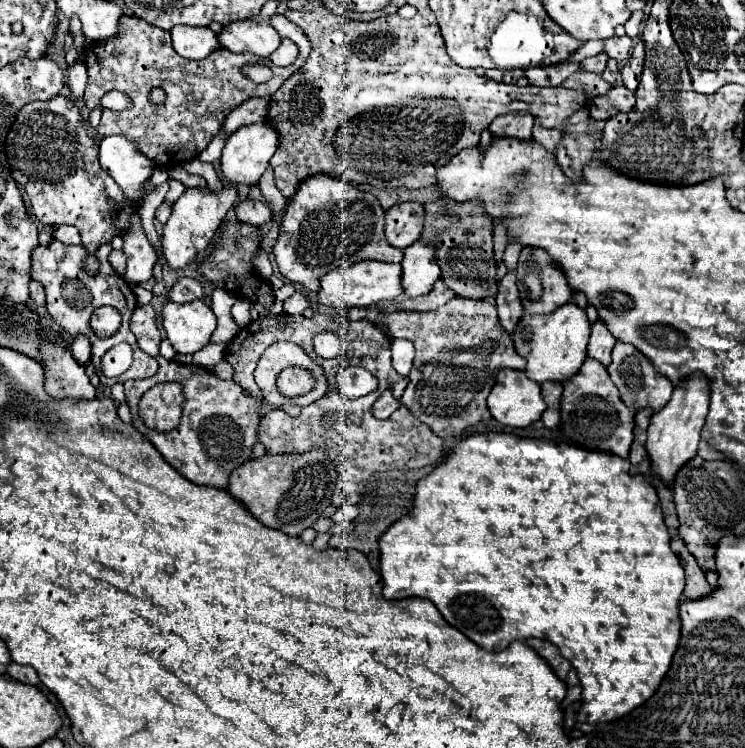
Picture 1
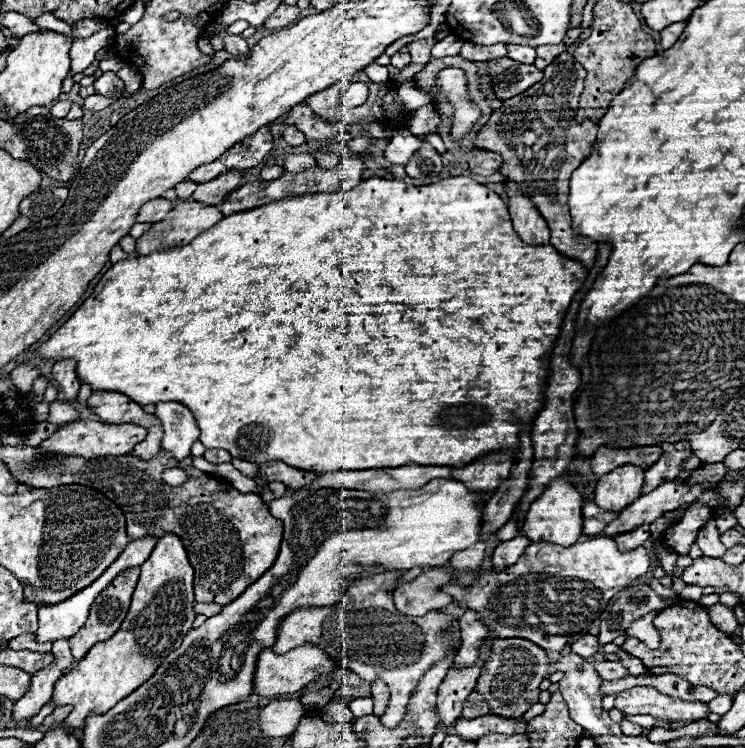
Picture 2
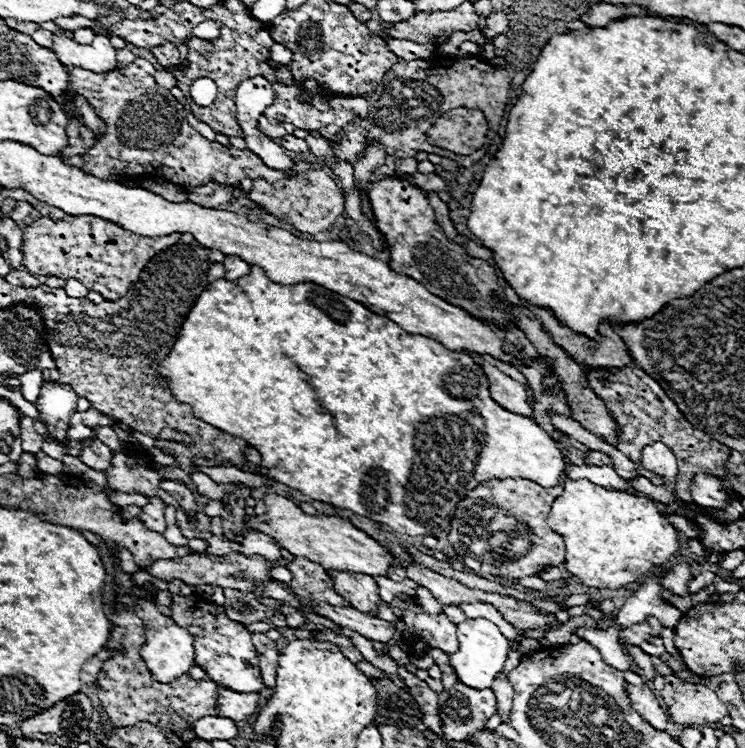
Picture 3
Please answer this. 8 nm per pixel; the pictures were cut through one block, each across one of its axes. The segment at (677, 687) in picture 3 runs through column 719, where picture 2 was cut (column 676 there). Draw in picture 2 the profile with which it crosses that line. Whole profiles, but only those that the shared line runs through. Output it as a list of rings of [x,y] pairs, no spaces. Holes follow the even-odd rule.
[[[634,686],[626,692],[618,692],[616,708],[624,714],[648,714],[674,722],[694,722],[710,714],[706,702],[688,702],[672,698],[650,686]]]

